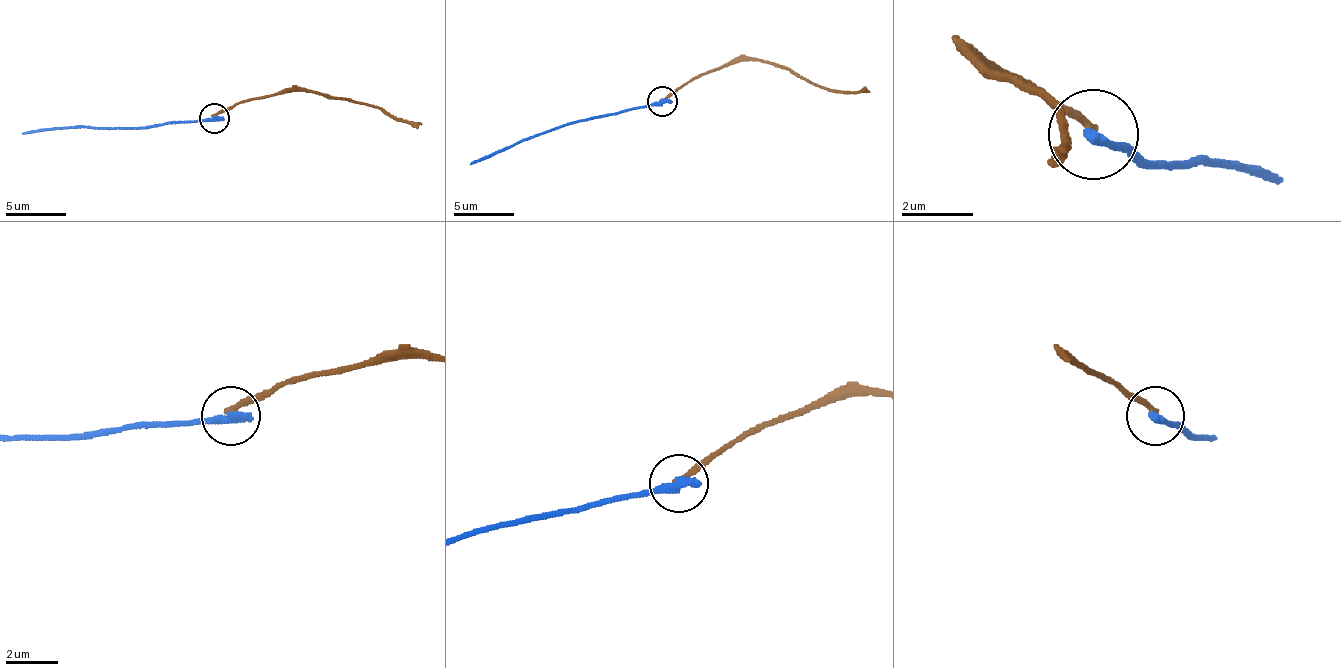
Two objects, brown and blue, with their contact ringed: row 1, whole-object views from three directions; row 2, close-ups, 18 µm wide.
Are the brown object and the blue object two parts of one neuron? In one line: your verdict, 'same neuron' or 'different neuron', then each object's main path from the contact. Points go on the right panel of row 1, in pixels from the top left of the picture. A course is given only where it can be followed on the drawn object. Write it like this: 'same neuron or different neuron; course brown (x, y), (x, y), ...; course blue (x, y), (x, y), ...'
different neuron; course brown (1091, 128), (1010, 74), (974, 56), (1064, 119), (1064, 146), (1046, 164); course blue (1091, 137), (1154, 164), (1244, 164), (1280, 182)

